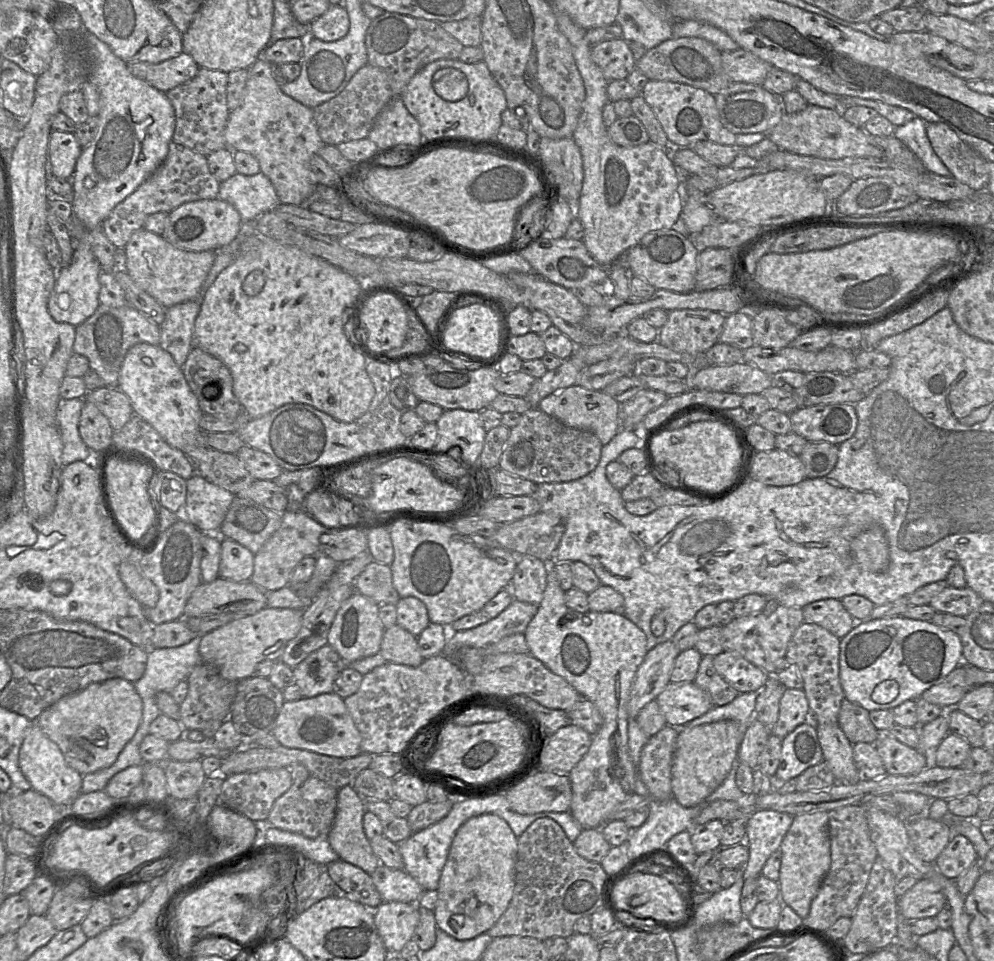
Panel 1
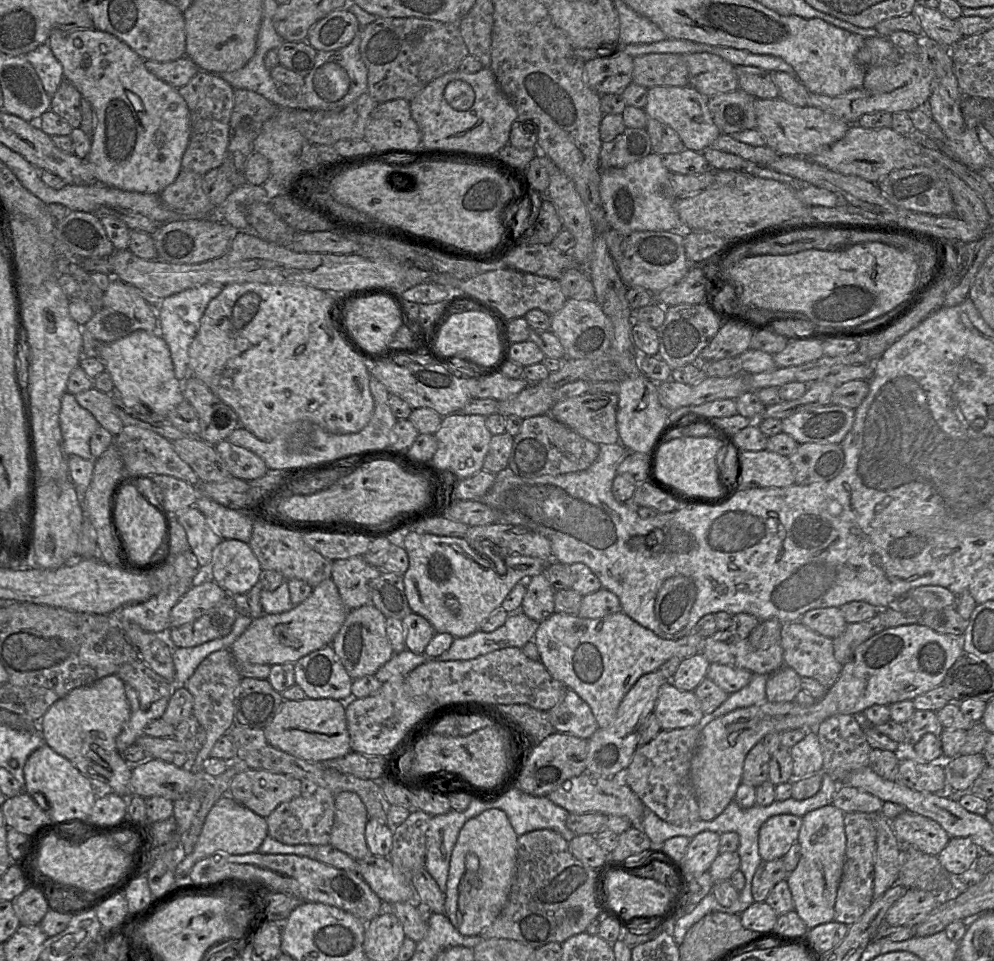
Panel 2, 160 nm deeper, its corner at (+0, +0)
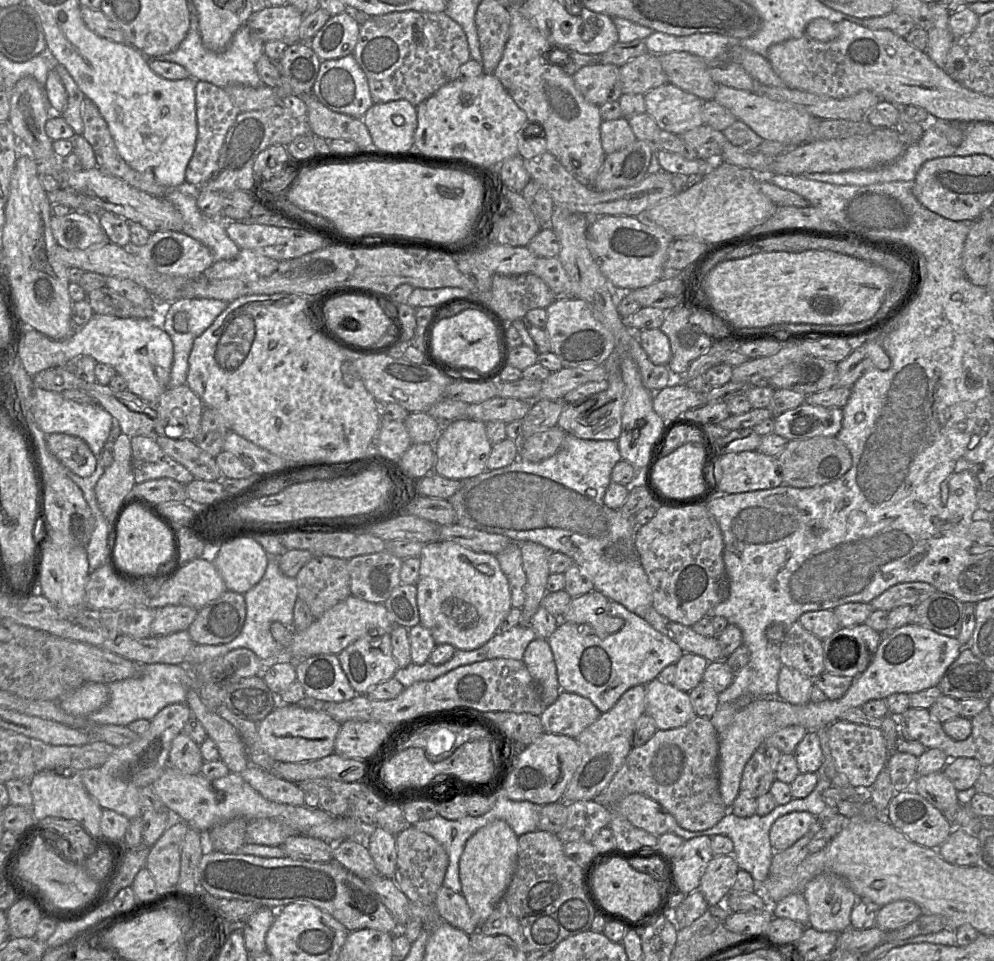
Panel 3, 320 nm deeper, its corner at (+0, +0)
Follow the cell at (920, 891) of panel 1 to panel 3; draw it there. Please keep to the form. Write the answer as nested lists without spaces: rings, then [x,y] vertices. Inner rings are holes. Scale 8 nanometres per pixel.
[[[911,900],[890,902],[876,911],[875,926],[884,932],[903,928],[922,915],[922,909]]]

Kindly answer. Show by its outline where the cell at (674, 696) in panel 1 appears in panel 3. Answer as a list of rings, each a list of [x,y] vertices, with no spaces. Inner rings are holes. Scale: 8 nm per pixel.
[[[659,678],[646,685],[646,714],[654,719],[660,730],[681,727],[696,716],[689,693],[676,688],[673,684],[665,684]]]

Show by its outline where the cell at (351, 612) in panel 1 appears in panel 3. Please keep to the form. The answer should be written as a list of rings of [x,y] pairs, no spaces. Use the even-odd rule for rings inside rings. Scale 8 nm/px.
[[[390,633],[365,634],[337,656],[356,695],[365,695],[377,684],[393,678],[398,669],[392,655]]]

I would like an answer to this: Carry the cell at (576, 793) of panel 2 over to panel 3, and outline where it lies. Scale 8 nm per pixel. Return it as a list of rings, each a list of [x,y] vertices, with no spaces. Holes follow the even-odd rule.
[[[639,793],[629,794],[621,799],[616,804],[616,811],[634,826],[656,836],[680,827],[674,816],[660,803]]]

